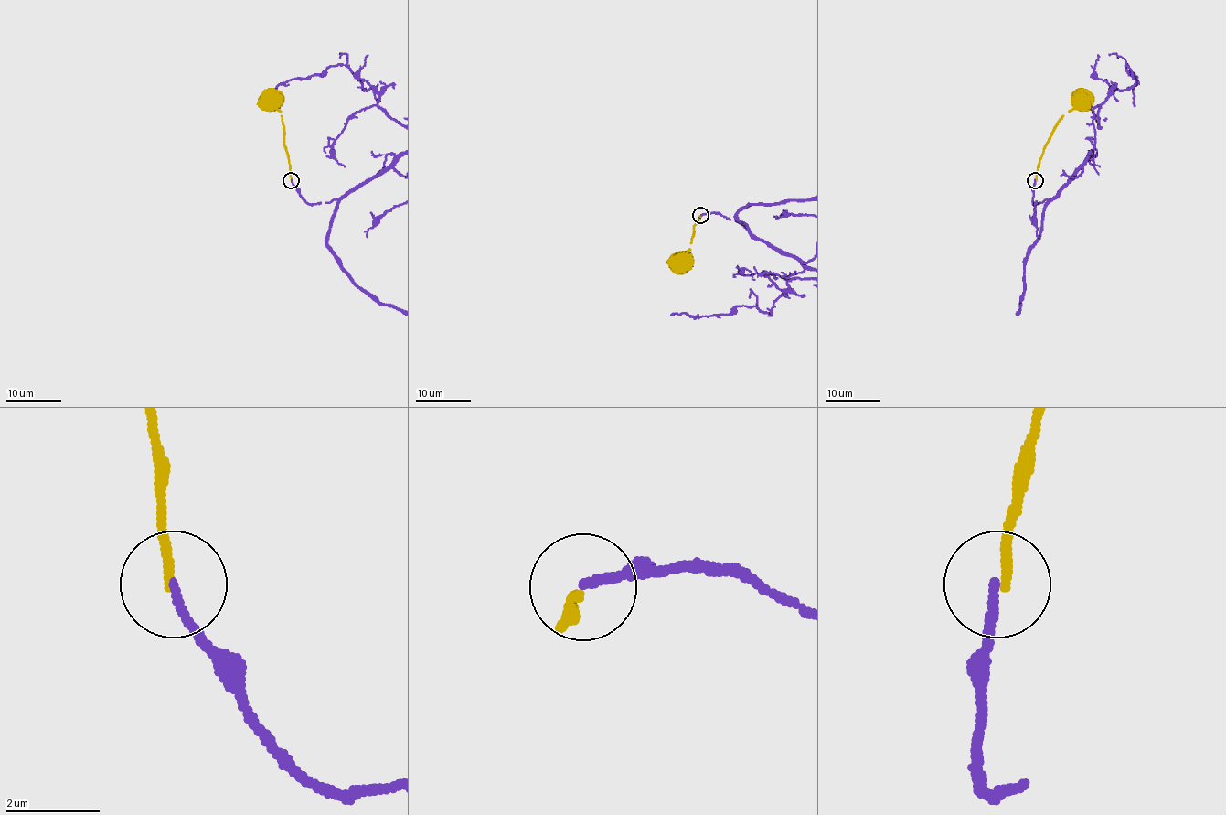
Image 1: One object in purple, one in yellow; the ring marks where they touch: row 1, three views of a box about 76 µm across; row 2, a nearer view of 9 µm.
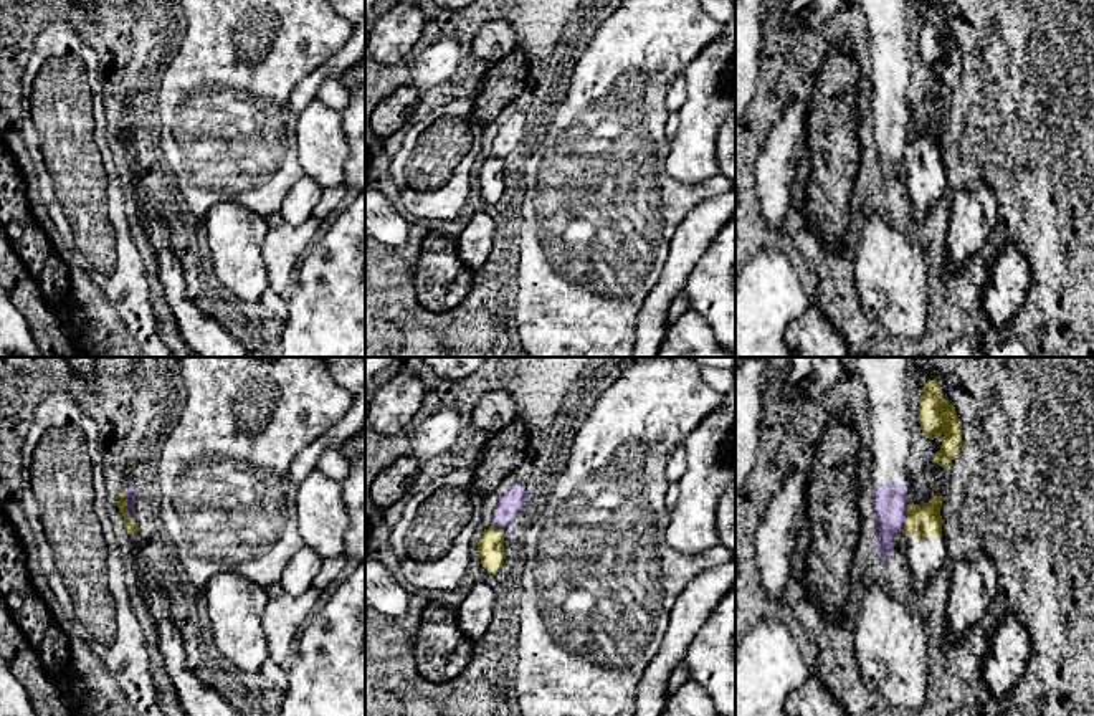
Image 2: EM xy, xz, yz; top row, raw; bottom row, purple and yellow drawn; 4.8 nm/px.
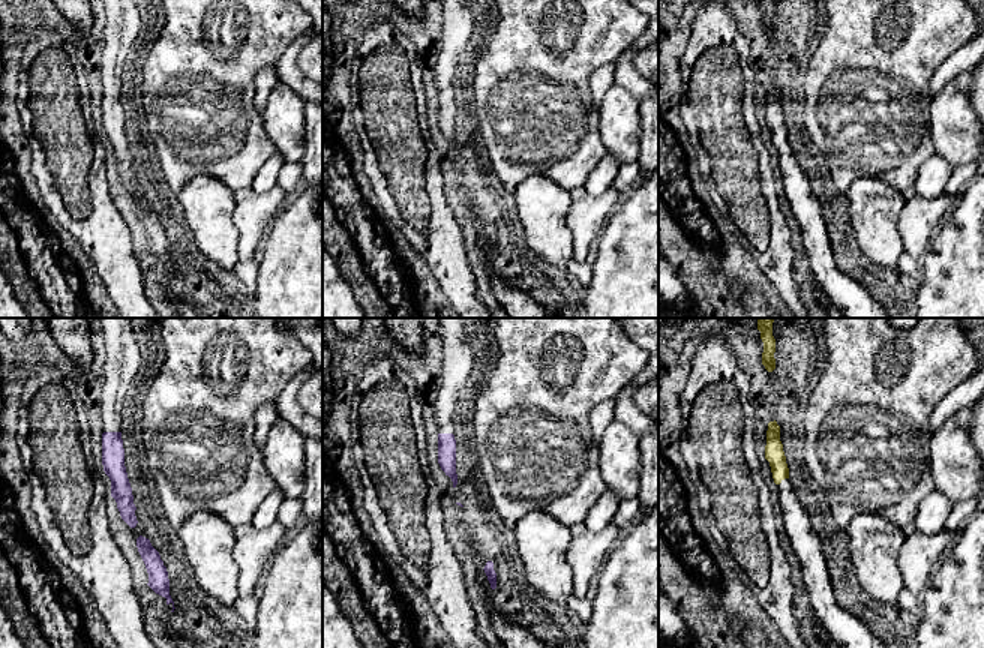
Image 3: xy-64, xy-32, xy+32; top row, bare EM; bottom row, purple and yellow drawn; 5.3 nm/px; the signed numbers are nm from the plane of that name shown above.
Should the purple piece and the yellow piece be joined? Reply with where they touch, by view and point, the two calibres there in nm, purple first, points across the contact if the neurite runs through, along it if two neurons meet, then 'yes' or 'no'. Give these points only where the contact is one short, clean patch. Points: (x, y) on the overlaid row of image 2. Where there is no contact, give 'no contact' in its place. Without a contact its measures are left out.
meets purple in xy at (128, 506); 60 nm thick on the purple side, 60 nm on the other; border along xy (123, 490), (128, 500), (128, 513), (134, 521); no

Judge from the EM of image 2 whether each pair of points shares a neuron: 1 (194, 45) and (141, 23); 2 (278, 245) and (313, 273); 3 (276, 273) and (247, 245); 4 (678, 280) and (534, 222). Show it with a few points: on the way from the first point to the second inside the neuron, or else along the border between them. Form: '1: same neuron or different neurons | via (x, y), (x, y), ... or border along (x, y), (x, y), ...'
1: different neurons | border along (151, 17), (154, 48), (144, 66)
2: different neurons | border along (306, 253), (301, 260)
3: different neurons | border along (266, 229), (261, 262), (270, 286)
4: different neurons | border along (671, 235), (660, 278), (640, 306)

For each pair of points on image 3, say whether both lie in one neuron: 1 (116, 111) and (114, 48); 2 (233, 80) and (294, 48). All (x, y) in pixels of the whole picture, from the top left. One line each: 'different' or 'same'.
1: same
2: different

